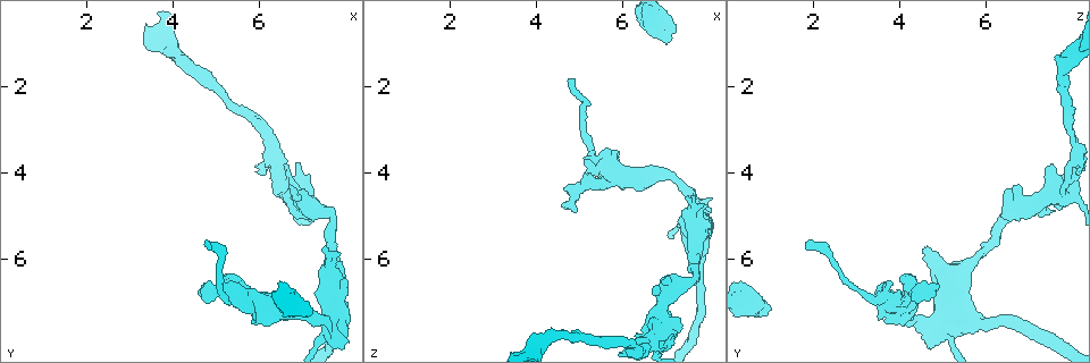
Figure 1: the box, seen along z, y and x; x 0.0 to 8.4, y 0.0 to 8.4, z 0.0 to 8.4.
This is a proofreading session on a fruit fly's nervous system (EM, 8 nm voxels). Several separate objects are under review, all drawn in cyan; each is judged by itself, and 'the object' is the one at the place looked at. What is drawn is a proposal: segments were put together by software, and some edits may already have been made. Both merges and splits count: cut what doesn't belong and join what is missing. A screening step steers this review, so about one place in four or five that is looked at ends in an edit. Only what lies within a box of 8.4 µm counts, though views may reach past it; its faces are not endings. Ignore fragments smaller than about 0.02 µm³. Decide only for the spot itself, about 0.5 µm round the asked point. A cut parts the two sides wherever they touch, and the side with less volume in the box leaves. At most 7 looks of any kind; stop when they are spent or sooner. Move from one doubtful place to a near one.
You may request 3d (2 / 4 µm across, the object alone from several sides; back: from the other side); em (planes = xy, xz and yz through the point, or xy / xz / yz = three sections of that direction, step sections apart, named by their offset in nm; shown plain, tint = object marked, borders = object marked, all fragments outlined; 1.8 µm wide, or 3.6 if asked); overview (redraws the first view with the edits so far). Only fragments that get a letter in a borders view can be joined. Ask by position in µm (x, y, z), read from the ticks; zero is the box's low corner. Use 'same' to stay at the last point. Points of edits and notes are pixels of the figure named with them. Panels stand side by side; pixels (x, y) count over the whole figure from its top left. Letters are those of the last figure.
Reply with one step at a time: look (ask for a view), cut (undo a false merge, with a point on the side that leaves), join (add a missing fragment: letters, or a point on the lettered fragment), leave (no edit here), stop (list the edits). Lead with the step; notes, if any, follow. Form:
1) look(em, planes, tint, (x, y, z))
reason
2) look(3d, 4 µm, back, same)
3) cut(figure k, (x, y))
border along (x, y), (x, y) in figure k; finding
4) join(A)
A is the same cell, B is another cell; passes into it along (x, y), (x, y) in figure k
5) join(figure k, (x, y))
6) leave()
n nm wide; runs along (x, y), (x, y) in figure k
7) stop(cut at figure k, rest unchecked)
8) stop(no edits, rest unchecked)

look(em, 3.6 µm, planes, tint, (6.75, 4.45, 7.60))
a fork

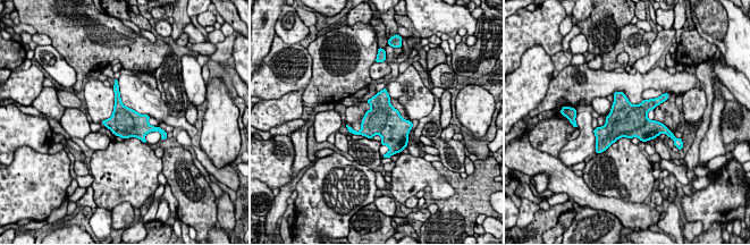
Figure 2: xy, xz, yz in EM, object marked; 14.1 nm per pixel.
look(em, 3.6 µm, planes, borders, same)

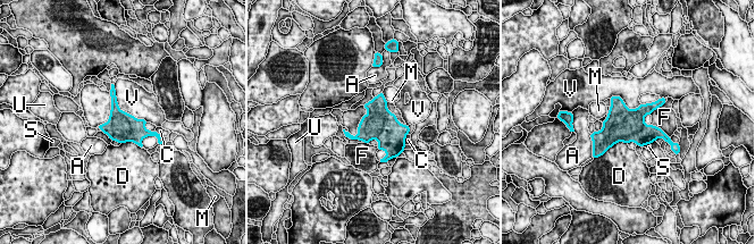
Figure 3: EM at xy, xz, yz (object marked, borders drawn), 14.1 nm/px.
leave()
420 nm wide; A, C, D, F, M, S, U and V are other cells; border along (114, 84), (117, 106), (148, 122) in figure 3; all the same cell

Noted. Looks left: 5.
look(em, yz, step 8, borders, (5.20, 6.95, 3.35))
thick turns thin

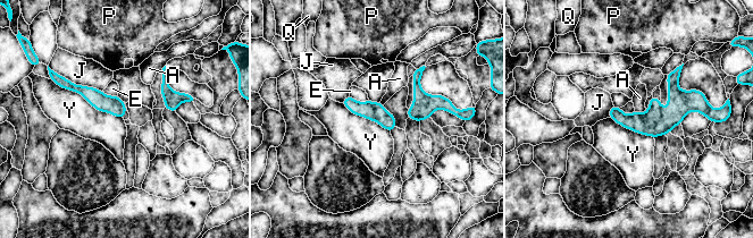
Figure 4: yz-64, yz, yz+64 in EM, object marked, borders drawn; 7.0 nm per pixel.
leave()
130 nm wide; A, E, J, P, Q and Y are other cells; border along (55, 82), (123, 119) in figure 4; all the same cell

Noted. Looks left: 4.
look(em, 3.6 µm, planes, plain, (7.60, 7.70, 5.00))
thick turns thin

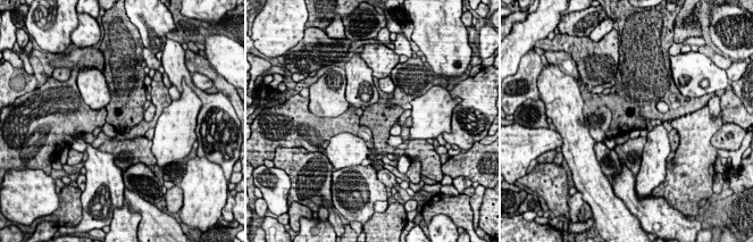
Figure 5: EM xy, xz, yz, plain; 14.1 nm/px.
look(em, 3.6 µm, planes, tint, same)

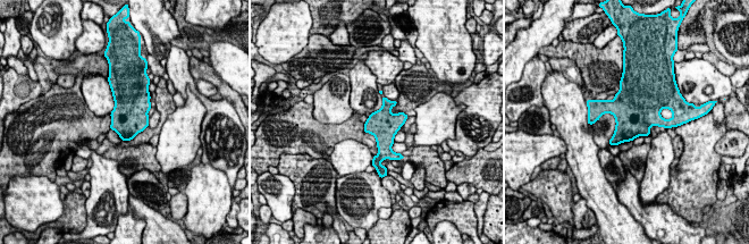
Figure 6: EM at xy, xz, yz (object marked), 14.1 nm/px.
look(em, 3.6 µm, planes, borders, same)

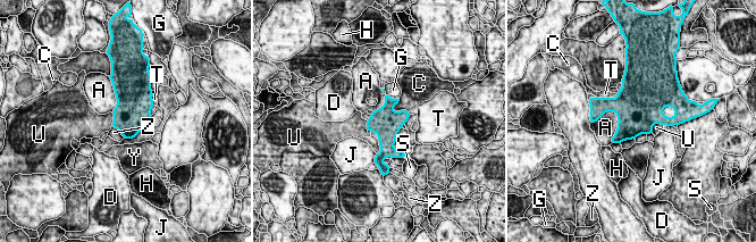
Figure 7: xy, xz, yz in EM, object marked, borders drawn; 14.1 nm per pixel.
leave()
A, C, D, G, H, J, S, T, U, Y and Z are other cells; continuous, no second cell

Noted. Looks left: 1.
stop(no edits, rest unchecked)

